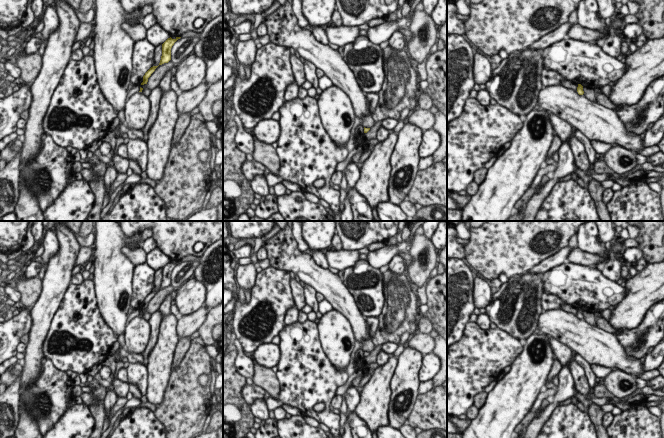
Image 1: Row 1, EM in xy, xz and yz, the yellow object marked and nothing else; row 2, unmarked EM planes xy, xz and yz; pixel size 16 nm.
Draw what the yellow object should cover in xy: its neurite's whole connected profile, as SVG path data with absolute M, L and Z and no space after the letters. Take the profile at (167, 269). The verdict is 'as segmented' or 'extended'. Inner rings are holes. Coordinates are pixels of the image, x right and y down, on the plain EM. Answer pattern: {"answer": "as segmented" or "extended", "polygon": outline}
{"answer": "as segmented", "polygon": "M170 261L162 268L162 280L159 289L168 287L171 284L171 272L174 267L180 262L181 261L176 261L175 263L172 263Z"}

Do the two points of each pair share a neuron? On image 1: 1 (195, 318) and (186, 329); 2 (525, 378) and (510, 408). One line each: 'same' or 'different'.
1: same
2: same

